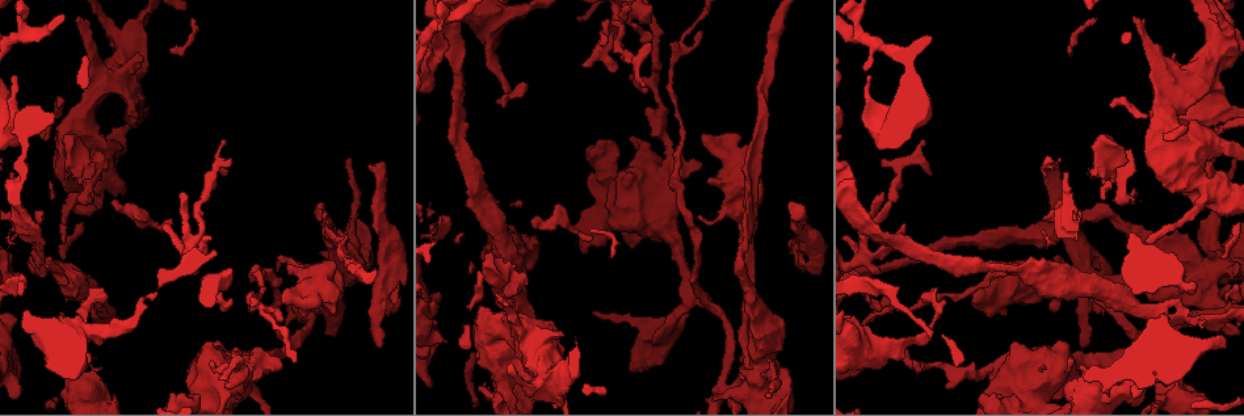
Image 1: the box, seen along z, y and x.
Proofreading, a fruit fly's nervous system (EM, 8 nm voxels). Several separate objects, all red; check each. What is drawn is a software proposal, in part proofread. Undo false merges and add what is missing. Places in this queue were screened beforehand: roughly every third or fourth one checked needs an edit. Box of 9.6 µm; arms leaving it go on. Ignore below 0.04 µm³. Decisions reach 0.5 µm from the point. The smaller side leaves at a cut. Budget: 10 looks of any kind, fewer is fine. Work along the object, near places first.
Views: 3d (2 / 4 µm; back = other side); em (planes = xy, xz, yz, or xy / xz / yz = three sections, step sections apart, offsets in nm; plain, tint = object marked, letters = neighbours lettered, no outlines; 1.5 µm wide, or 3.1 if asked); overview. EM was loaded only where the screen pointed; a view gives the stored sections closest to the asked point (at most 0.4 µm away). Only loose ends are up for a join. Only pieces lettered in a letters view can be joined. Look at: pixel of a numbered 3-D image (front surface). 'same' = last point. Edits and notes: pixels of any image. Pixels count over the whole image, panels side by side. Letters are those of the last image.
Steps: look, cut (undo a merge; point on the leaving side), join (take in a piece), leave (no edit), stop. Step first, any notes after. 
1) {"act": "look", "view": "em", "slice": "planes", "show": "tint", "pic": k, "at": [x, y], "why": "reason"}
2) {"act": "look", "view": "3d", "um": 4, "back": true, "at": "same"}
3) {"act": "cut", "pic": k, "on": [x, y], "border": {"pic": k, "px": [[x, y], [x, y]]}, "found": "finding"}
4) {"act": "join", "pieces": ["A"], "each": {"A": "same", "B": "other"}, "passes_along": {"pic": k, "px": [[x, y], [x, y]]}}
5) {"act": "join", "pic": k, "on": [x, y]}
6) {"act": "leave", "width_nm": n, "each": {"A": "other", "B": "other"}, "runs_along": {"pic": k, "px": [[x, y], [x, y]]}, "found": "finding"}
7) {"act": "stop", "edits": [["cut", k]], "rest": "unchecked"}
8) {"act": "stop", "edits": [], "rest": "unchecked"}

{"act": "look", "view": "em", "slice": "planes", "show": "letters", "pic": 1, "at": [1045, 278]}

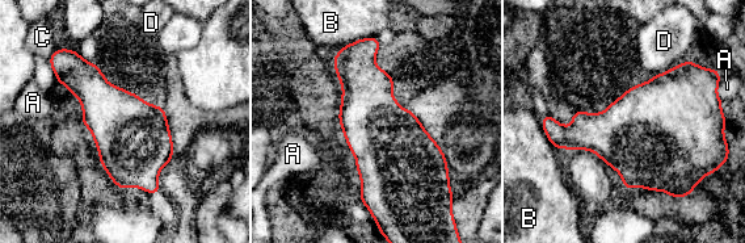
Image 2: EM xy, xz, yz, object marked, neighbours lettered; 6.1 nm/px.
{"act": "leave", "each": {"A": "other", "B": "other", "C": "other", "D": "other"}, "border": {"pic": 2, "px": [[687, 59], [653, 76]]}, "found": "one neuron here"}

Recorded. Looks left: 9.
{"act": "look", "view": "em", "slice": "yz", "step": 8, "show": "letters", "pic": 1, "at": [707, 183], "why": "stops while still wide"}

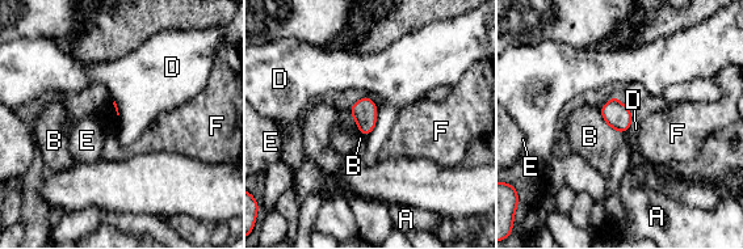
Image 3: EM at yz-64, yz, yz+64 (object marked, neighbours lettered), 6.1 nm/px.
{"act": "look", "view": "em", "slice": "planes", "show": "letters", "at": "same", "why": "cut it another way"}

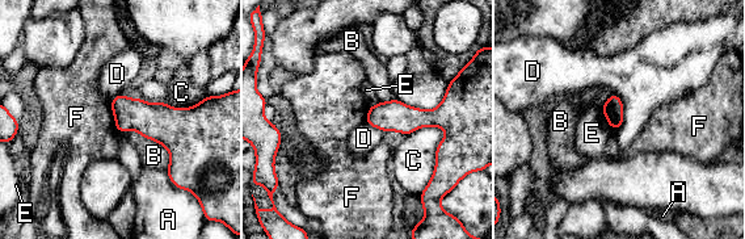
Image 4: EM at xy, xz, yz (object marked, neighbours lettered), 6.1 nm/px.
{"act": "leave", "each": {"A": "other", "B": "other", "C": "other", "D": "other", "E": "other", "F": "other"}, "border": {"pic": 4, "px": [[613, 92], [622, 104], [619, 129]]}, "found": "no lettered piece goes on from it"}

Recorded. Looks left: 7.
{"act": "look", "view": "em", "slice": "planes", "show": "letters", "pic": 1, "at": [370, 164]}

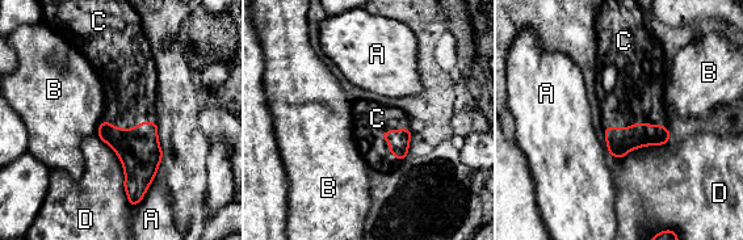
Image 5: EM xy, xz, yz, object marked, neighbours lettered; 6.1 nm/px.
{"act": "join", "pieces": ["C"], "each": {"A": "other", "B": "other", "C": "same", "D": "other"}, "passes_along": {"pic": 5, "px": [[620, 142], [636, 123], [637, 97]]}, "found": "it goes on there"}

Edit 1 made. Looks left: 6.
{"act": "look", "view": "em", "slice": "planes", "show": "letters", "pic": 1, "at": [631, 74], "why": "free end"}

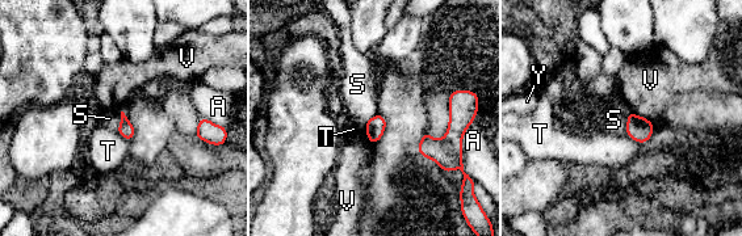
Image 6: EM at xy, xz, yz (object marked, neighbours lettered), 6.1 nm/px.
{"act": "leave", "each": {"A": "other", "S": "other", "T": "other", "V": "other", "Y": "other"}, "border": {"pic": 6, "px": [[628, 112], [628, 123], [624, 133]]}, "found": "none of them fits"}

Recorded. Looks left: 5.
{"act": "stop", "edits": [["join", 5]], "rest": "unchecked"}

